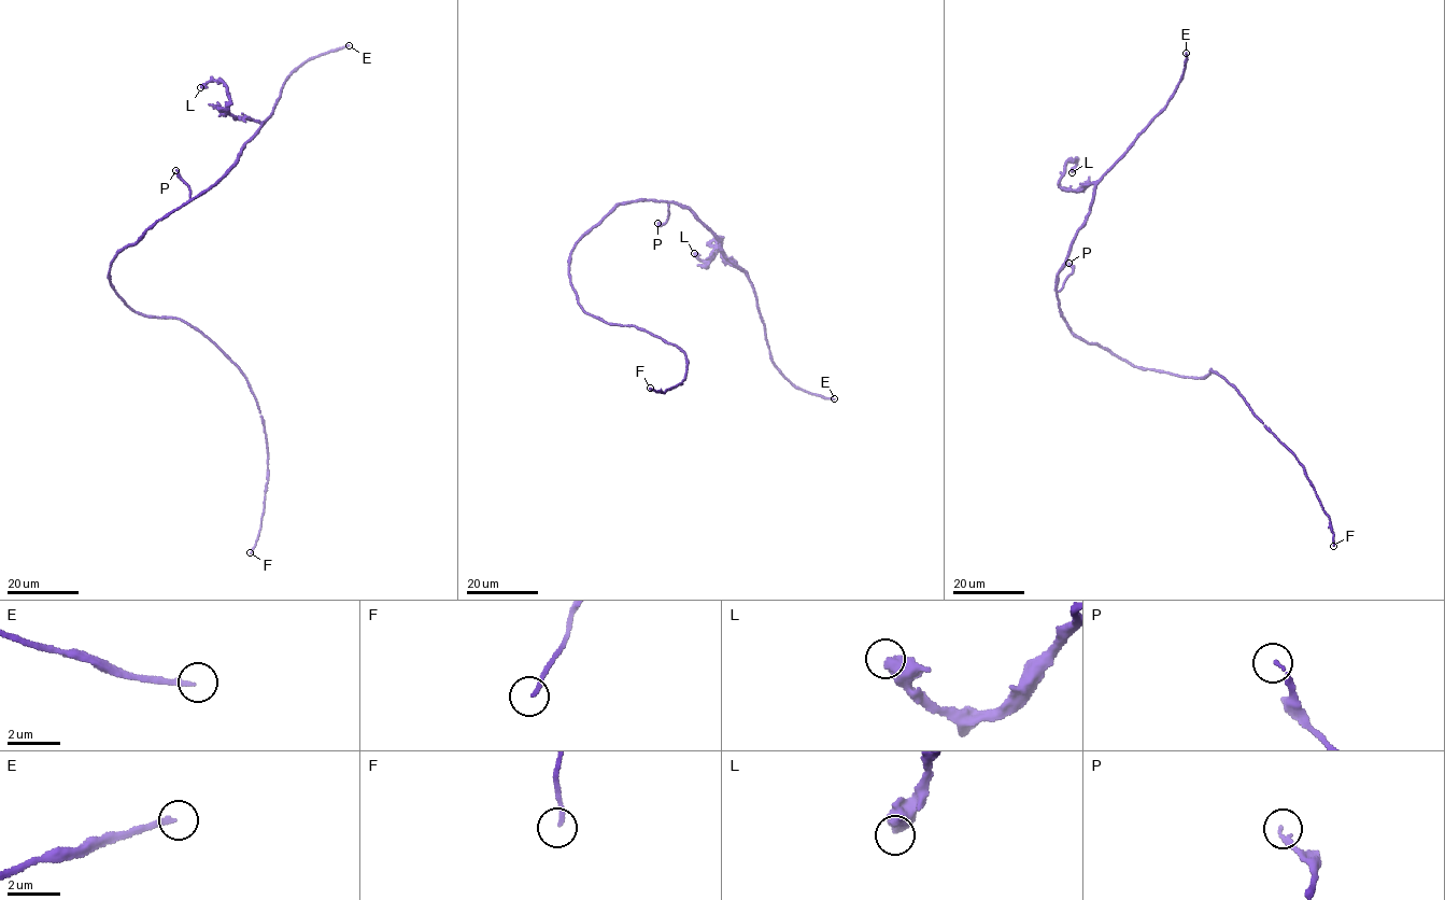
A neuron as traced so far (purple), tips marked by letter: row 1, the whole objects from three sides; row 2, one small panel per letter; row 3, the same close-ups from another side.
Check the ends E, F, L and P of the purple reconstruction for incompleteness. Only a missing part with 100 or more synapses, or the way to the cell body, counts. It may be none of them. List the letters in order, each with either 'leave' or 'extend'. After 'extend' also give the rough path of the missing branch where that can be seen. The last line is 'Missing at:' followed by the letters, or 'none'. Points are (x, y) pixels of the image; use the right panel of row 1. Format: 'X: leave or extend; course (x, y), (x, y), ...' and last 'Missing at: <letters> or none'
E: extend; course (1186, 53), (1176, 33), (1119, 61), (1100, 61), (1066, 11), (1030, 5), (1031, 34), (1009, 38), (997, 54)
F: leave
L: leave
P: leave
Missing at: E

